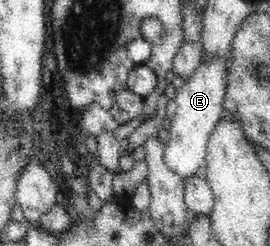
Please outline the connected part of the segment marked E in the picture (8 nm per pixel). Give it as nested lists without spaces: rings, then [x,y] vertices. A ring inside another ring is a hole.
[[[228,57],[212,59],[209,63],[201,58],[198,70],[187,80],[185,85],[177,89],[174,101],[177,104],[176,114],[171,118],[168,129],[169,140],[165,142],[165,164],[178,176],[195,175],[198,168],[205,165],[208,139],[222,119],[223,99],[227,92],[227,76],[229,76]]]

